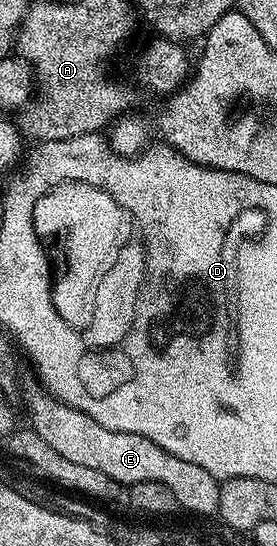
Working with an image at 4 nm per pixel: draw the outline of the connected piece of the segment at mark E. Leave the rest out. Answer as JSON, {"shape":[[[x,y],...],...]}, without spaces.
{"shape":[[[32,383],[26,388],[24,385],[23,388],[25,408],[29,411],[28,423],[35,430],[35,434],[39,434],[39,438],[43,438],[43,442],[47,442],[57,453],[63,454],[63,458],[67,458],[70,462],[76,462],[78,466],[88,466],[90,470],[99,470],[103,474],[107,474],[107,478],[119,482],[122,486],[128,486],[135,482],[159,482],[163,486],[167,486],[167,490],[171,490],[171,494],[175,494],[177,503],[182,509],[186,508],[187,511],[194,512],[197,516],[210,515],[212,517],[216,513],[221,486],[215,477],[207,474],[207,470],[193,465],[192,462],[183,462],[183,458],[175,458],[175,454],[167,454],[167,450],[163,450],[163,446],[155,446],[155,442],[151,442],[151,438],[143,438],[143,434],[123,434],[119,430],[107,430],[103,426],[99,426],[99,422],[95,422],[95,418],[83,414],[83,410],[75,410],[62,400],[56,400],[47,389],[41,387],[40,383]]]}

